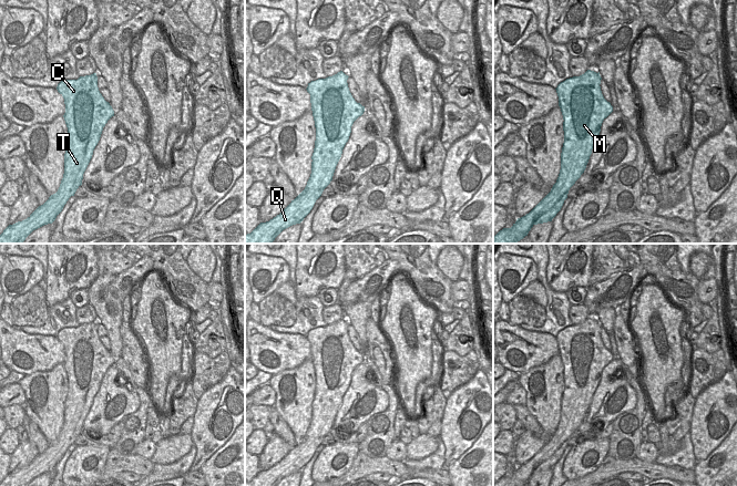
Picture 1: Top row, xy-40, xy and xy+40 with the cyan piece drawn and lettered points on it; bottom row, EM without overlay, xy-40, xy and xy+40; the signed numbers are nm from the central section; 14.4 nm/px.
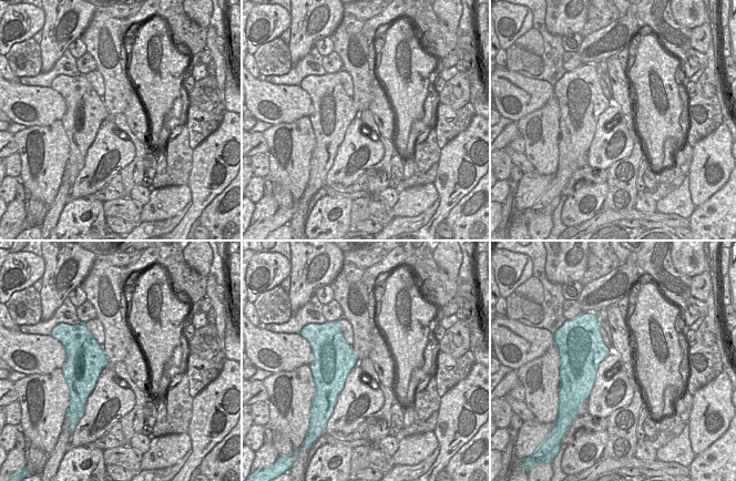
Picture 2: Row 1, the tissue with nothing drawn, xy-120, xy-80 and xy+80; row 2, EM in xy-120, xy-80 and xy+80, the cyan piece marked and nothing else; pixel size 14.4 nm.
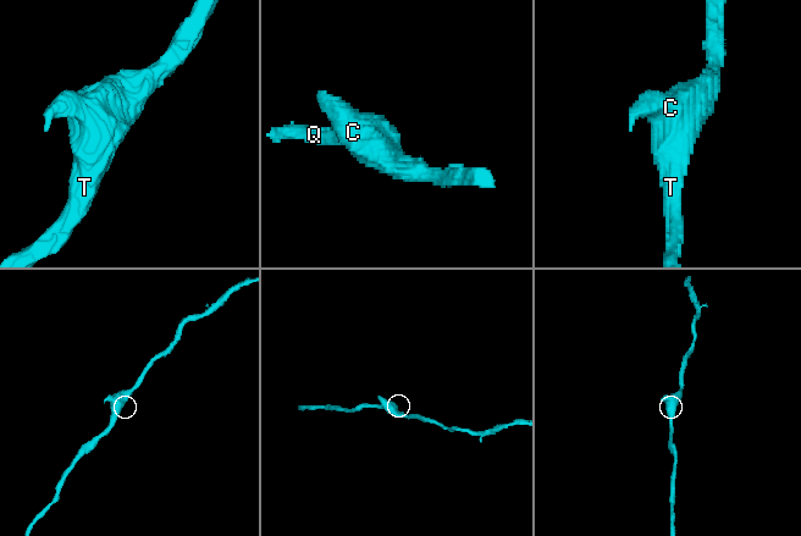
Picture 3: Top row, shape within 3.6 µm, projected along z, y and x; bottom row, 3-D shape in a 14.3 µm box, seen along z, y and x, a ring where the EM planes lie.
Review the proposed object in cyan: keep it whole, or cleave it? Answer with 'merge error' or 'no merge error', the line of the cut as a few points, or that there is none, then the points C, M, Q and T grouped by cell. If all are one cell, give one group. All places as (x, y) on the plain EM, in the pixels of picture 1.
no merge error; no cut; C M Q T

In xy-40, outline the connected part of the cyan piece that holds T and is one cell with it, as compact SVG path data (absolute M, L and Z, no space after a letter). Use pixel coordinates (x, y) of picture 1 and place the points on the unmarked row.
M96 321L80 324L78 328L63 328L57 338L64 347L63 365L69 383L60 435L27 467L9 473L0 486L27 486L33 478L55 468L69 446L82 433L83 422L103 375L114 364L112 354L99 339Z

